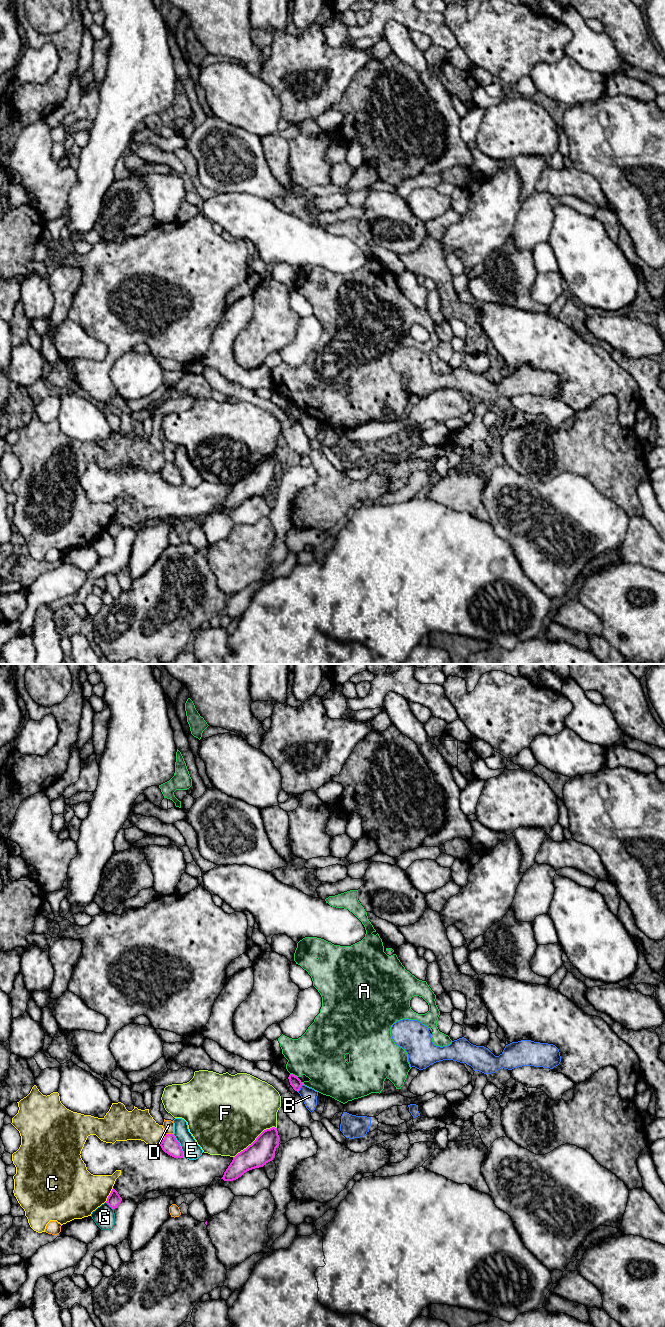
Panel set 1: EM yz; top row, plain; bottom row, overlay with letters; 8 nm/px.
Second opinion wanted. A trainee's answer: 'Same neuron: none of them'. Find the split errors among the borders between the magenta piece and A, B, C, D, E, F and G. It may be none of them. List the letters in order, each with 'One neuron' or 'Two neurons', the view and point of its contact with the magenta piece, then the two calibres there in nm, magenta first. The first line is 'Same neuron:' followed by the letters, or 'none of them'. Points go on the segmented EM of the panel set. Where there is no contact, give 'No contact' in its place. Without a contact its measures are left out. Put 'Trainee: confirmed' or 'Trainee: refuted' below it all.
Same neuron: none of them
A: Two neurons. Touches magenta at yz (294, 1075). Thickness 90 nm (magenta) against 400 nm
B: Two neurons. Touches magenta at yz (300, 1087). Thickness 90 nm (magenta) against 130 nm
C: Two neurons. Touches magenta at yz (109, 1195). Thickness 110 nm (magenta) against 380 nm
D: Two neurons. Touches magenta at yz (169, 1134). Thickness 140 nm (magenta) against 90 nm
E: Two neurons. Touches magenta at yz (180, 1146). Thickness 140 nm (magenta) against 140 nm
F: Two neurons. Touches magenta at yz (255, 1140). Thickness 200 nm (magenta) against 500 nm
G: Two neurons. Touches magenta at yz (109, 1205). Thickness 110 nm (magenta) against 170 nm
Trainee: confirmed

